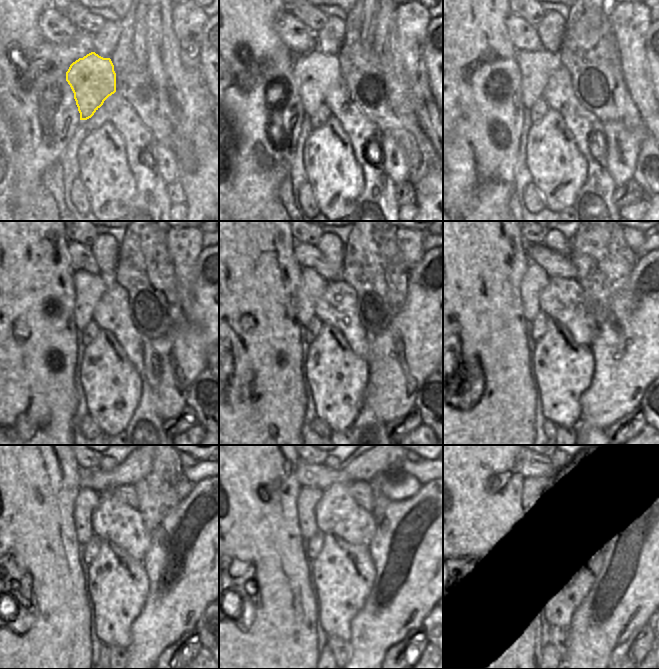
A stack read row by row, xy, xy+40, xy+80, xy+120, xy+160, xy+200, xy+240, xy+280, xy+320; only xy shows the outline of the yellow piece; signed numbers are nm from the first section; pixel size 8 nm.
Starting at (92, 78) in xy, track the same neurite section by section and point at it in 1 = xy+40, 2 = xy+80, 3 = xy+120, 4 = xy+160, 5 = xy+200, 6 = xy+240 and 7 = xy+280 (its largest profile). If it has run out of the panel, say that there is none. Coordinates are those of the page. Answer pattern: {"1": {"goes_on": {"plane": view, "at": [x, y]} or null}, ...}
{"1": {"goes_on": {"plane": "xy+40", "at": [315, 73]}}, "2": {"goes_on": {"plane": "xy+80", "at": [536, 67]}}, "3": {"goes_on": {"plane": "xy+120", "at": [88, 288]}}, "4": {"goes_on": {"plane": "xy+160", "at": [312, 285]}}, "5": {"goes_on": {"plane": "xy+200", "at": [535, 279]}}, "6": {"goes_on": {"plane": "xy+240", "at": [87, 500]}}, "7": {"goes_on": {"plane": "xy+280", "at": [308, 498]}}}

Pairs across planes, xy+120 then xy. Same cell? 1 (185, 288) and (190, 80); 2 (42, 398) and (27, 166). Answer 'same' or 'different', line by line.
1: different
2: same

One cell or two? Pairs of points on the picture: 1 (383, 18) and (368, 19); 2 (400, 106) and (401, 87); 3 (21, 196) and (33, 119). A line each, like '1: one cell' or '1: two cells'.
1: two cells
2: one cell
3: one cell

